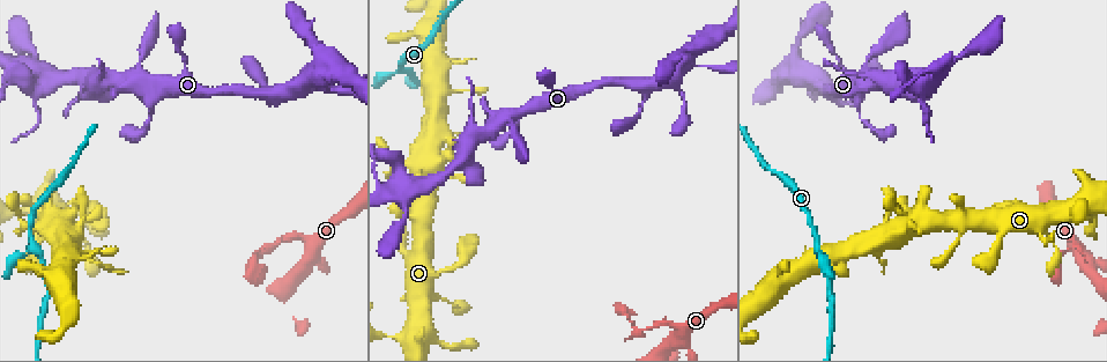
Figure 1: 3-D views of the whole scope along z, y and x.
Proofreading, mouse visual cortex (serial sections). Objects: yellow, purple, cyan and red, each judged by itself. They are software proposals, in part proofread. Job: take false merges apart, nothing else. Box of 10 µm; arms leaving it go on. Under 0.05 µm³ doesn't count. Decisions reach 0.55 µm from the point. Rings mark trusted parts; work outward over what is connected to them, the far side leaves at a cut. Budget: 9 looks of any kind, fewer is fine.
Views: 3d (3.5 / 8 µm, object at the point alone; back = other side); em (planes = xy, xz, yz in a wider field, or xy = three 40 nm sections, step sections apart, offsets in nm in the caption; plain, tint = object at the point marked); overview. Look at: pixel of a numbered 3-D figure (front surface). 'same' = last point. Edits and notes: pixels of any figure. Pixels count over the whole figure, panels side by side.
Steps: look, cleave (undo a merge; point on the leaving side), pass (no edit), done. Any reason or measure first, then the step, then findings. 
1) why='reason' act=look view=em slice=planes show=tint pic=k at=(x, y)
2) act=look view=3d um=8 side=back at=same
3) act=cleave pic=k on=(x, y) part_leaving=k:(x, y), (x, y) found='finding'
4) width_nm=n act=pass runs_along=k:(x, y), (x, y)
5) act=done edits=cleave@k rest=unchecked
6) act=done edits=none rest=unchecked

why='branch point' act=look view=3d um=3.5 pic=1 at=(816, 248)

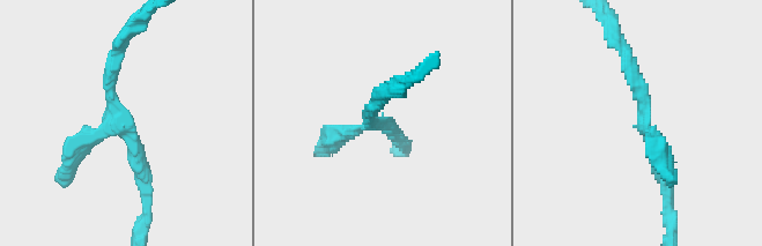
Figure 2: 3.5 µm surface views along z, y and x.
why='need the tissue' act=look view=em slice=xy step=3 show=tint pic=2 at=(375, 123)

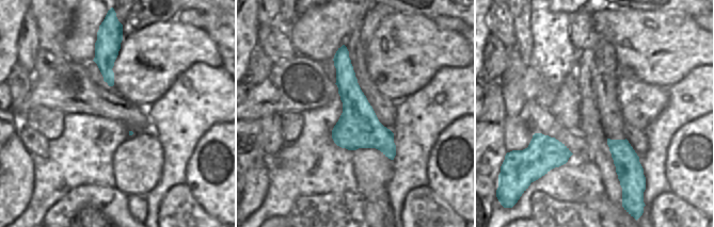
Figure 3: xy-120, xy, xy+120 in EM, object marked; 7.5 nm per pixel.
why='cut it another way' act=look view=em slice=xy step=2 show=tint at=same

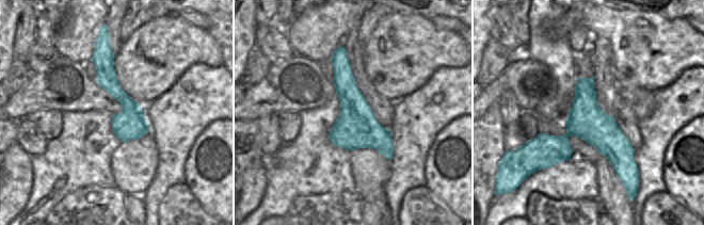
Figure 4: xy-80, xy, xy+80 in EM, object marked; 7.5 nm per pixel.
act=pass runs_along=2:(623, 47), (667, 186) found='all the same cell'

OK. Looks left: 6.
why='sharp bend' act=look view=3d um=3.5 pic=1 at=(416, 169)

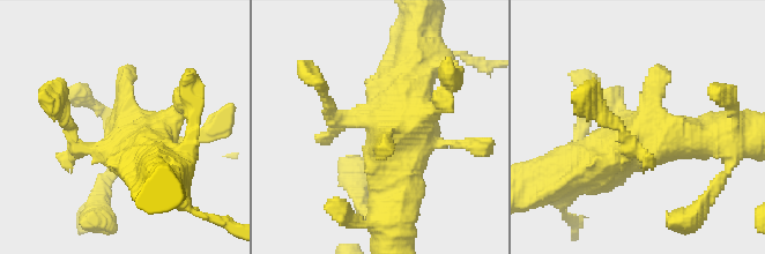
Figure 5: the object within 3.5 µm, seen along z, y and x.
why='need the tissue' act=look view=em slice=xy step=2 show=tint pic=5 at=(379, 129)

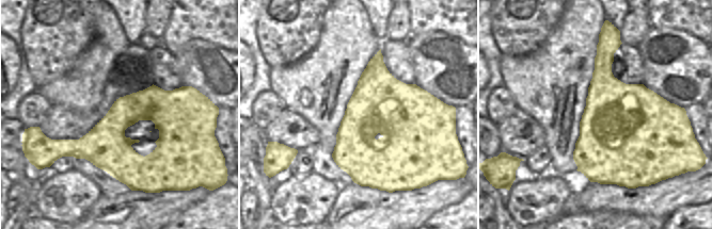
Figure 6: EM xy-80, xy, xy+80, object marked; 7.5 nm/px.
act=look view=em slice=planes show=tint at=same

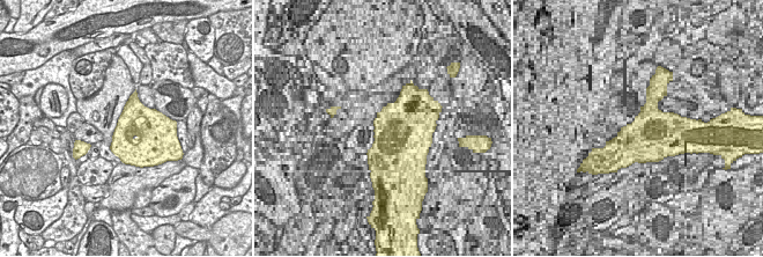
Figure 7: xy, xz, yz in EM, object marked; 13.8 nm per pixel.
act=pass found='continuous, no second cell'

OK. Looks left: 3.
why='calibre changes' act=look view=3d um=8 pic=1 at=(1074, 245)

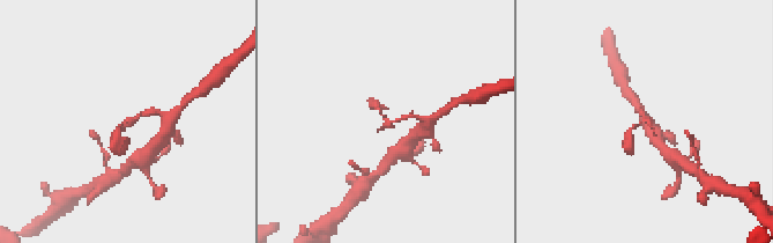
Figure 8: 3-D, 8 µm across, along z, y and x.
why='zoom in' act=look view=3d um=3.5 at=same

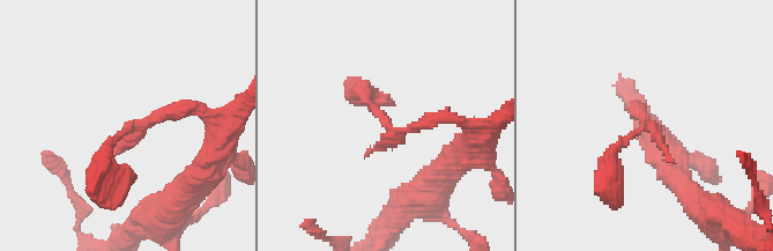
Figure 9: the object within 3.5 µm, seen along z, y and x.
act=look view=em slice=xy step=3 show=tint pic=9 at=(646, 123)

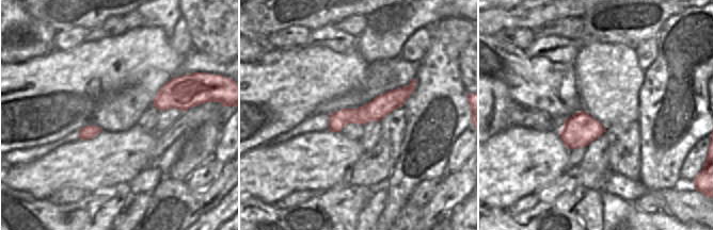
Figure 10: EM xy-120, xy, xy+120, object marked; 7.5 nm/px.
act=pass runs_along=9:(206, 115), (132, 125), (103, 171) found='one cell here'

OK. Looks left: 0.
act=done edits=none rest=unchecked

